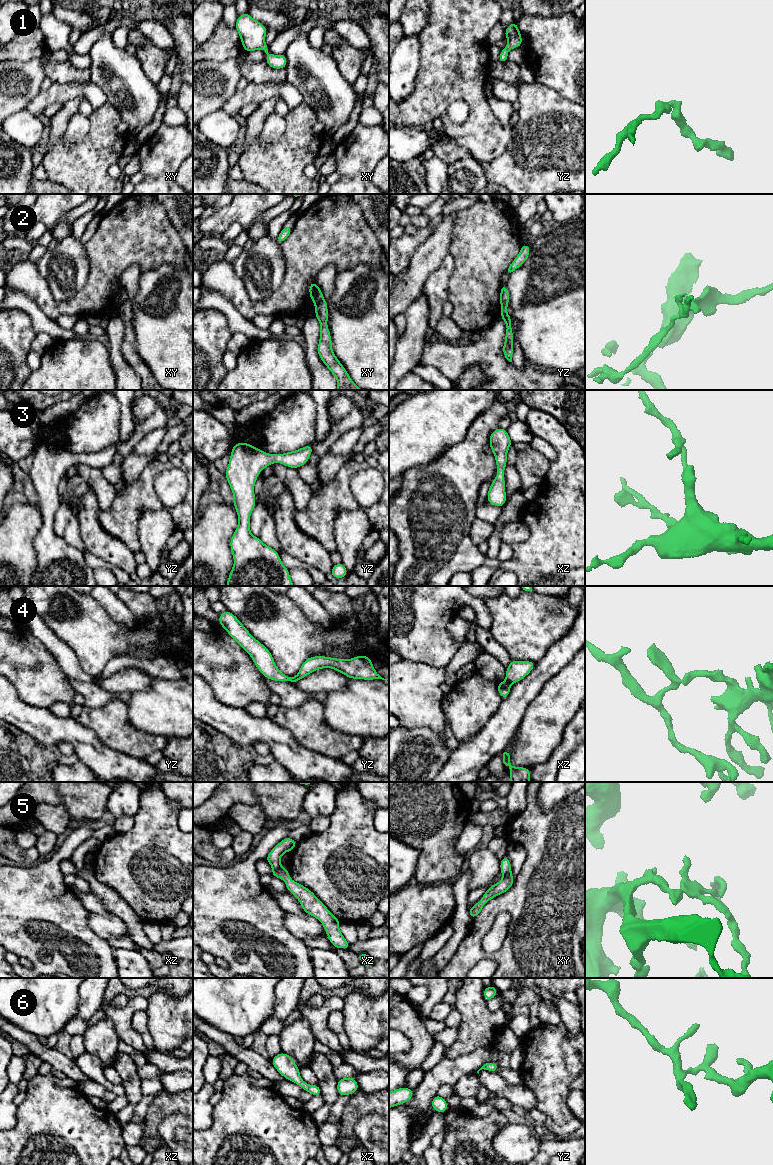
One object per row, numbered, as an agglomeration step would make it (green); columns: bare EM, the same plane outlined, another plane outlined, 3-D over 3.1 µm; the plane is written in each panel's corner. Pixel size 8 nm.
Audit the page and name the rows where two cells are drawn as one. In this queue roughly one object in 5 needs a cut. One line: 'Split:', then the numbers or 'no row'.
Split: 4

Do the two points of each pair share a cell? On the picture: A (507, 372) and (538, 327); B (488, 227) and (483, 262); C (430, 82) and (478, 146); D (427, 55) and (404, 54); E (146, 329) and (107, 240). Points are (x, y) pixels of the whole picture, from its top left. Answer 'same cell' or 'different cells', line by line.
A: different cells
B: same cell
C: same cell
D: different cells
E: different cells

